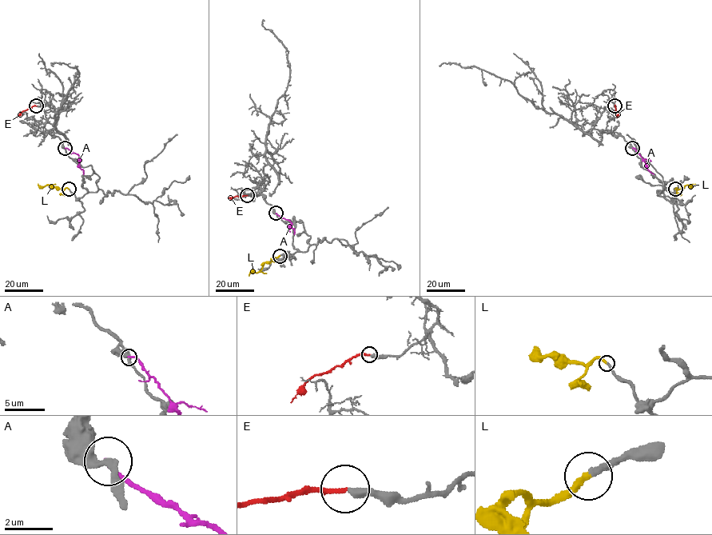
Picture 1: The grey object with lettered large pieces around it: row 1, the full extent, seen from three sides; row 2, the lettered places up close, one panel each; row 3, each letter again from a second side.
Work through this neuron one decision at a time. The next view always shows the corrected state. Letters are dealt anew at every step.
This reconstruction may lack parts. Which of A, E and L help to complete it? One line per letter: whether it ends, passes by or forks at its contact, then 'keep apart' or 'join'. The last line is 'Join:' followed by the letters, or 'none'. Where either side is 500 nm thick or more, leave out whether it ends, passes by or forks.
A: it ends | keep apart
E: it ends | join
L: it ends | join
Join: E, L

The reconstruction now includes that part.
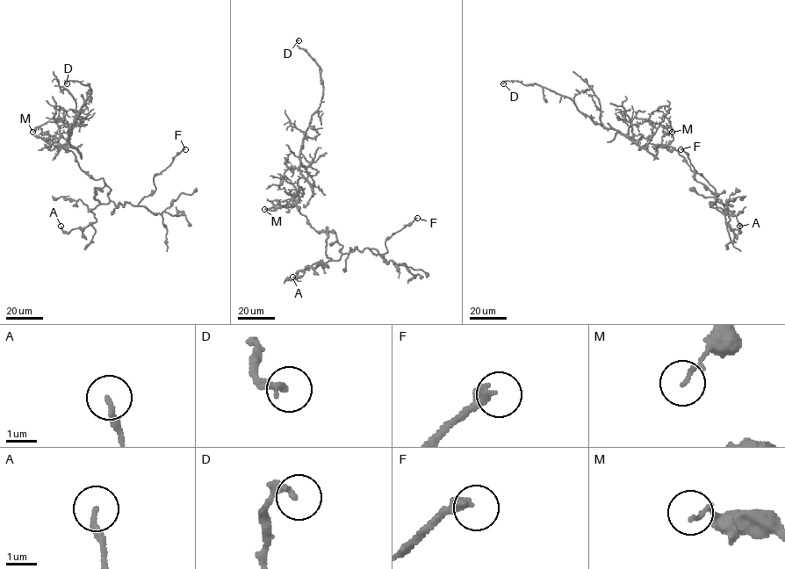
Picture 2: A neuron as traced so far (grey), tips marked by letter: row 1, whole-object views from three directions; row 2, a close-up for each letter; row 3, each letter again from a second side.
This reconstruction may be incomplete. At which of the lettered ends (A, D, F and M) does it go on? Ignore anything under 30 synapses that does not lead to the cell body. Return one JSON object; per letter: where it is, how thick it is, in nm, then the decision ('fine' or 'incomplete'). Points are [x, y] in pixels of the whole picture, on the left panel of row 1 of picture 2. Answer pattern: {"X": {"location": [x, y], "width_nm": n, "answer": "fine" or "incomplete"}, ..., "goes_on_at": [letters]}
{"A": {"location": [61, 226], "width_nm": 170, "answer": "fine"}, "D": {"location": [67, 83], "width_nm": 200, "answer": "fine"}, "F": {"location": [185, 149], "width_nm": 380, "answer": "fine"}, "M": {"location": [32, 132], "width_nm": 120, "answer": "fine"}, "goes_on_at": []}

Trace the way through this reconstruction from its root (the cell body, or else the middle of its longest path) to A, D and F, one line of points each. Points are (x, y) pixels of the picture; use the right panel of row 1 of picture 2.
A: (678, 151), (694, 172), (694, 179), (723, 204), (730, 228), (739, 232), (739, 226)
D: (678, 151), (653, 143), (639, 147), (618, 131), (595, 124), (569, 97), (536, 84), (512, 81), (503, 83)
F: (678, 151), (694, 179), (715, 195), (715, 207), (709, 203), (716, 200), (715, 189), (680, 149)

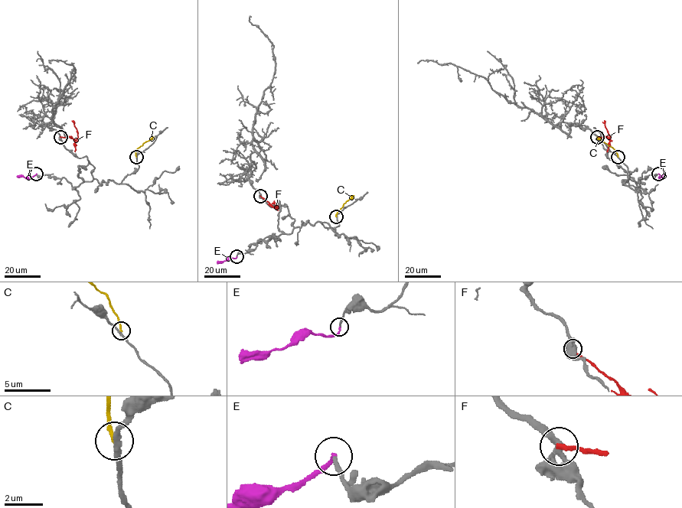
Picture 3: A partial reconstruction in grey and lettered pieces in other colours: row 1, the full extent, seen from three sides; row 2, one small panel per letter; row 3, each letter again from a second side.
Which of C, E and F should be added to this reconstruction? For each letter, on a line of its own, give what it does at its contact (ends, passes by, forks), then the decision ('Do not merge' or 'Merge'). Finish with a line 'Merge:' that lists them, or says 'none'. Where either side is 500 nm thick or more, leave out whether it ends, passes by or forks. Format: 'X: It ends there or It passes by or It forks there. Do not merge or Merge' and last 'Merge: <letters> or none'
C: It ends there. Do not merge
E: It ends there. Merge
F: It ends there. Do not merge
Merge: E

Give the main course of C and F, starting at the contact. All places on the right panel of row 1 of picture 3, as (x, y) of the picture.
C: (618, 156), (615, 149), (597, 137)
F: (598, 137), (610, 140), (604, 120)

